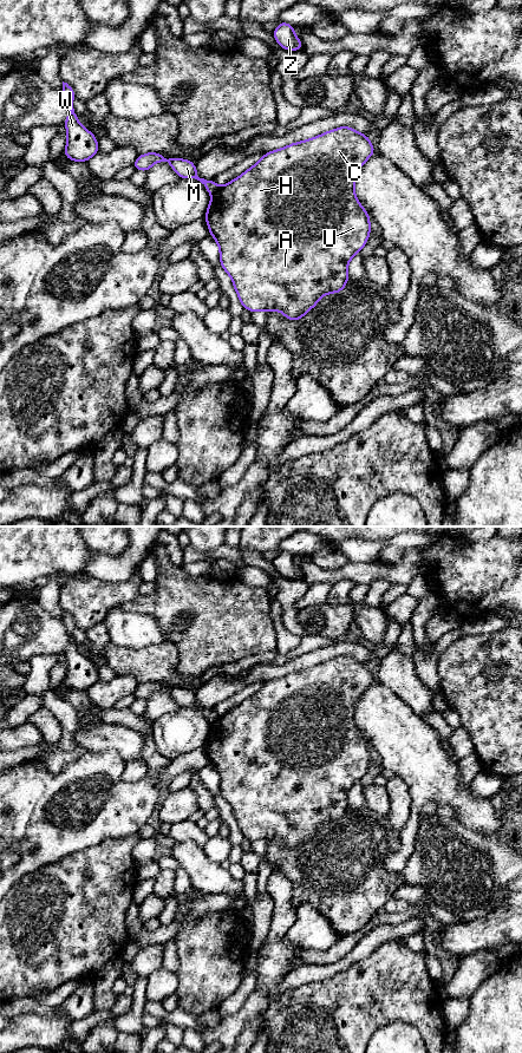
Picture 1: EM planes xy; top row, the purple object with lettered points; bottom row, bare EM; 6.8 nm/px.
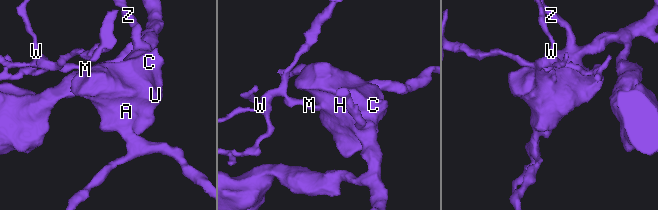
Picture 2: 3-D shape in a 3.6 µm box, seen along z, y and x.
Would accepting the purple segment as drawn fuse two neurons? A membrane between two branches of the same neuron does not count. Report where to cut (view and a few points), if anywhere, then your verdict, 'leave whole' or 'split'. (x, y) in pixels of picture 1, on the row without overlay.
cut in xy along (220, 717), (211, 725); split

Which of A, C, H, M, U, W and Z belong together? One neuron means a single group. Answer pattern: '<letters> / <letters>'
A C H U Z / M W

